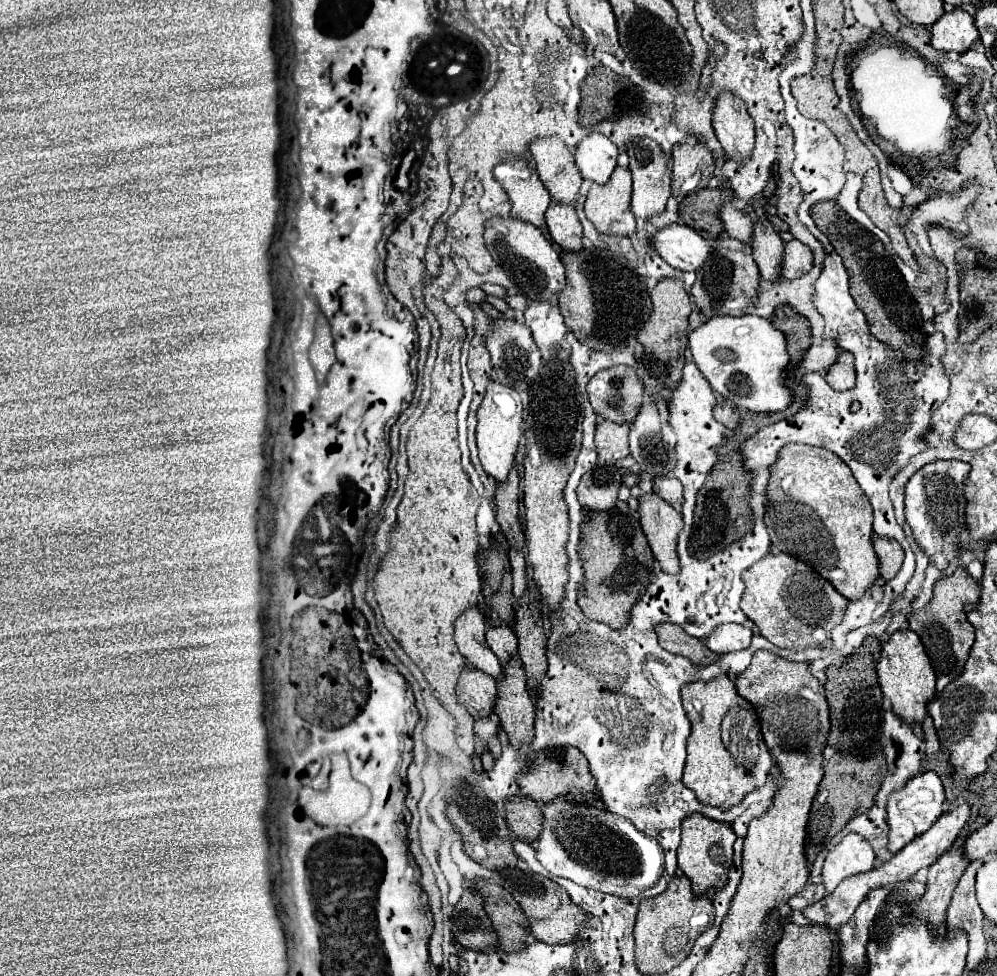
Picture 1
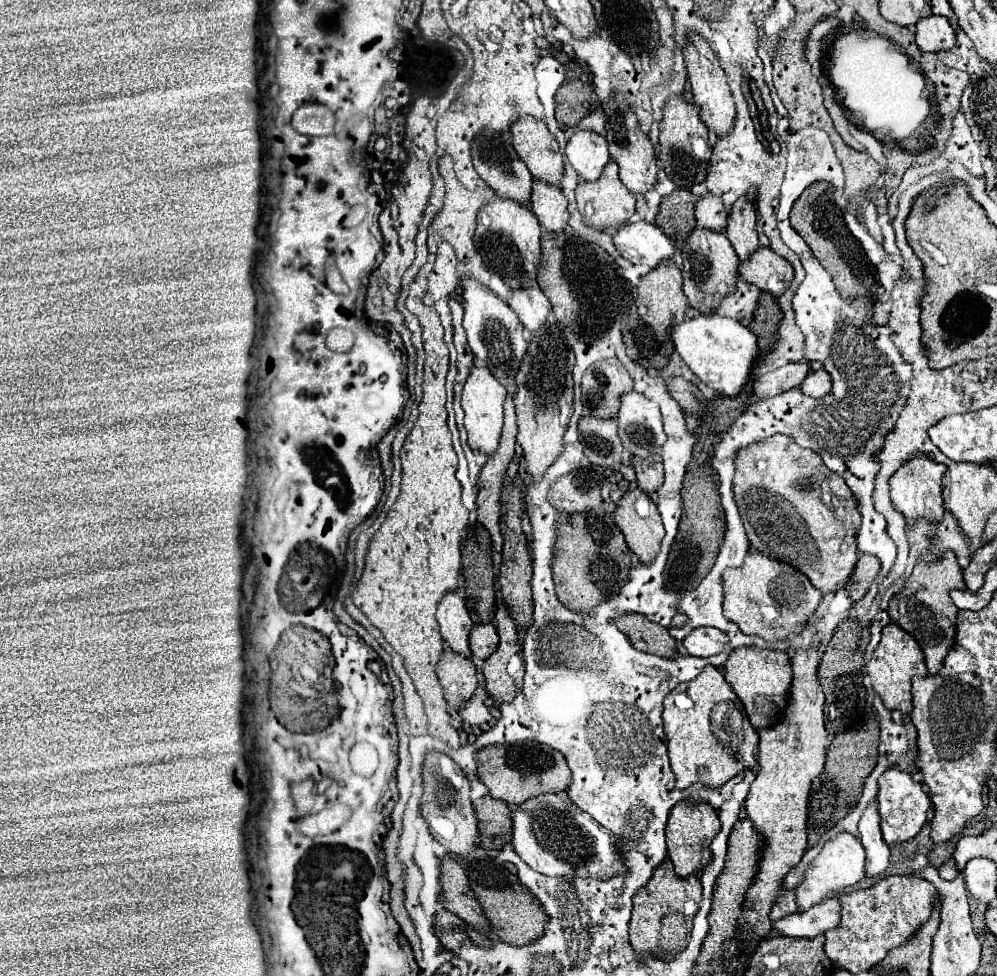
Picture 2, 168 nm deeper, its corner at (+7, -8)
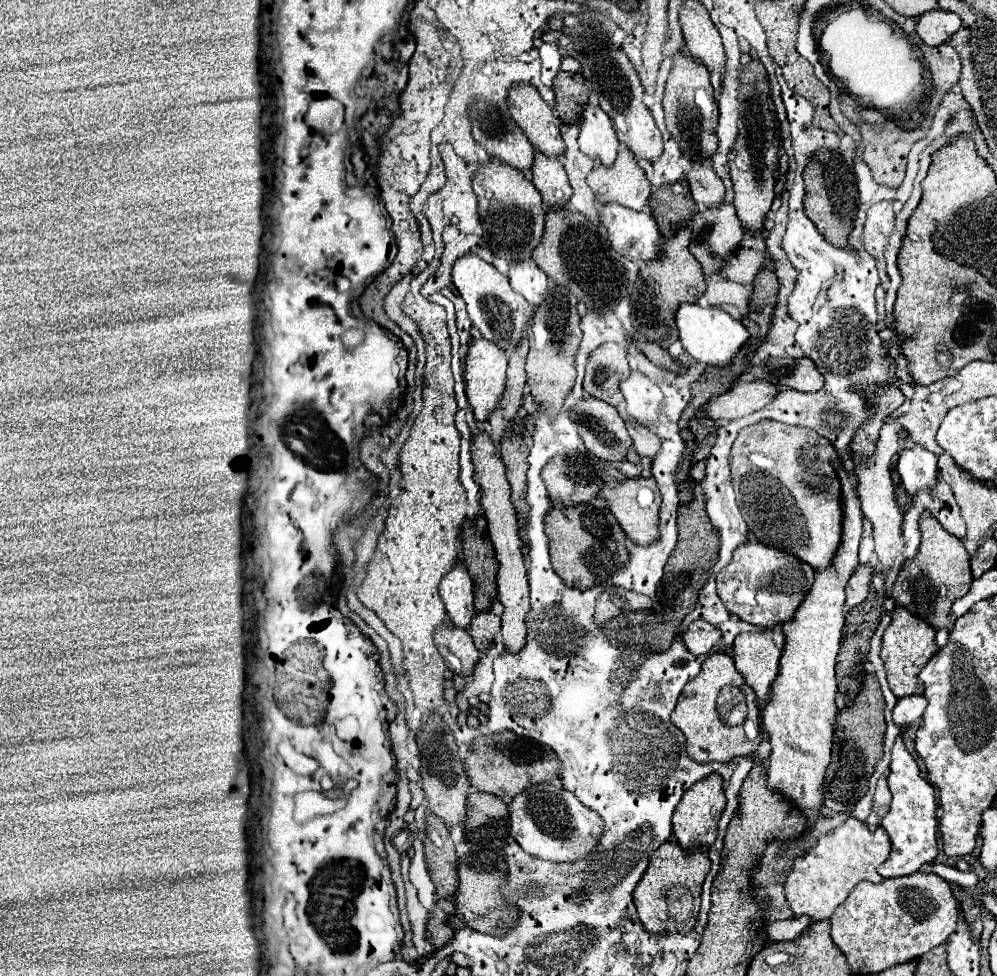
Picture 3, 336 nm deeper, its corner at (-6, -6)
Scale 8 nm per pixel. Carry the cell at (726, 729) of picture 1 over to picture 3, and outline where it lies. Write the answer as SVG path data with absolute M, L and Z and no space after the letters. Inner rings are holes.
M710 654L700 674L682 690L672 712L672 724L686 736L686 750L694 762L732 762L740 756L752 756L762 742L756 694L734 668L728 654Z

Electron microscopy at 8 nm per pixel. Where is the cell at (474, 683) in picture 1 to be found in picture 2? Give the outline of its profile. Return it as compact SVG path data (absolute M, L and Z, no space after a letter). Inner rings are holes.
M445 646L439 662L437 662L437 676L445 690L447 704L457 712L475 692L477 688L477 670L471 662L471 658L463 654L451 652L449 646Z

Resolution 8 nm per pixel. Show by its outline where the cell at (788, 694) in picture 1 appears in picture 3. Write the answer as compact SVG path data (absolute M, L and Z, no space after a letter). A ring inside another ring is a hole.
M772 628L772 630L760 630L760 632L750 632L750 634L740 634L734 640L734 664L736 670L744 676L744 680L754 688L756 696L758 696L758 708L762 710L768 700L770 700L770 690L772 690L772 682L776 680L776 674L780 670L780 658L782 658L782 650L784 650L784 632L782 628Z

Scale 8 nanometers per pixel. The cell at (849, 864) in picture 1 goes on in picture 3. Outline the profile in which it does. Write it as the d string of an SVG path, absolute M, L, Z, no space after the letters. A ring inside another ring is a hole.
M848 818L832 834L826 834L818 844L804 856L794 860L794 868L786 880L786 898L794 916L808 914L812 920L830 918L836 906L840 906L850 890L858 882L882 882L878 866L890 856L890 838L884 828L878 828L874 834L856 818Z

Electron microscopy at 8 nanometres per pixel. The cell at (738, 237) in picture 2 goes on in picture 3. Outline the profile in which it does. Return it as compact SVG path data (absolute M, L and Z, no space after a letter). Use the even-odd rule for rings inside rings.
M754 58L748 66L742 66L740 74L742 92L740 100L744 100L744 112L740 112L740 136L738 144L730 156L730 178L734 182L734 206L736 214L742 222L742 228L752 236L762 234L764 218L770 212L774 200L774 170L778 164L778 132L774 118L768 106L768 74L758 58Z

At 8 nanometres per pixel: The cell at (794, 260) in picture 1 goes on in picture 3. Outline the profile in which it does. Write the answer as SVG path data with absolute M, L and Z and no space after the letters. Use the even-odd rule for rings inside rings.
M744 234L740 248L728 258L728 266L724 266L724 272L720 274L740 284L752 284L764 266L772 268L772 256L764 238L752 238Z

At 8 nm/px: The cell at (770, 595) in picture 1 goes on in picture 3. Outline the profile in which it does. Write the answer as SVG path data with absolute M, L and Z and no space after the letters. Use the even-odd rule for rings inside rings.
M748 542L742 544L734 552L732 562L718 572L716 590L730 614L758 628L774 628L794 620L798 606L808 594L808 586L814 584L814 574L810 564L800 562L792 554L784 554L760 542Z

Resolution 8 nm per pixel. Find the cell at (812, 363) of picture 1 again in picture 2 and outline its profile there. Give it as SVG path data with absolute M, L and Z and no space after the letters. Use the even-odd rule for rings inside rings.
M785 364L783 368L775 368L767 374L763 374L761 378L755 378L753 382L753 396L763 400L763 398L771 398L777 396L789 388L797 388L803 378L809 372L809 364Z

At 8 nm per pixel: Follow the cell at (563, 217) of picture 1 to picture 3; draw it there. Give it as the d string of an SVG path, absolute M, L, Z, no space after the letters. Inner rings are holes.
M536 152L532 174L532 182L542 194L544 208L564 208L568 204L568 200L572 198L572 186L558 158L548 158Z

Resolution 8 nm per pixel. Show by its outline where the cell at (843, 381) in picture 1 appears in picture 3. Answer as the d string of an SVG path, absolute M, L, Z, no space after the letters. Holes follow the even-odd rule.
M810 358L800 360L766 360L756 378L772 380L780 386L790 386L800 392L818 392L824 388L824 376Z

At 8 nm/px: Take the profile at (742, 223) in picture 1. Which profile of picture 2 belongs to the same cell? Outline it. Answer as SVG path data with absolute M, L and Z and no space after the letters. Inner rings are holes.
M707 192L699 198L699 202L695 204L695 218L697 218L697 226L709 228L709 230L725 230L727 226L727 212L725 206L721 202L719 196Z

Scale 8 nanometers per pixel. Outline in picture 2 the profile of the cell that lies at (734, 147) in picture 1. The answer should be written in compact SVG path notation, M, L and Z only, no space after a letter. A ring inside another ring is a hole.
M687 34L687 46L683 48L683 58L685 58L687 80L691 84L693 100L701 108L701 120L707 124L711 136L723 136L723 134L727 134L733 128L735 102L733 102L731 92L729 92L723 68L719 66L719 60L715 58L715 52L697 34Z

